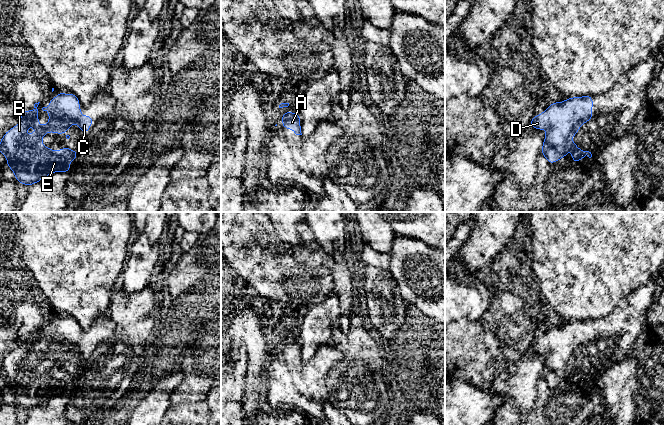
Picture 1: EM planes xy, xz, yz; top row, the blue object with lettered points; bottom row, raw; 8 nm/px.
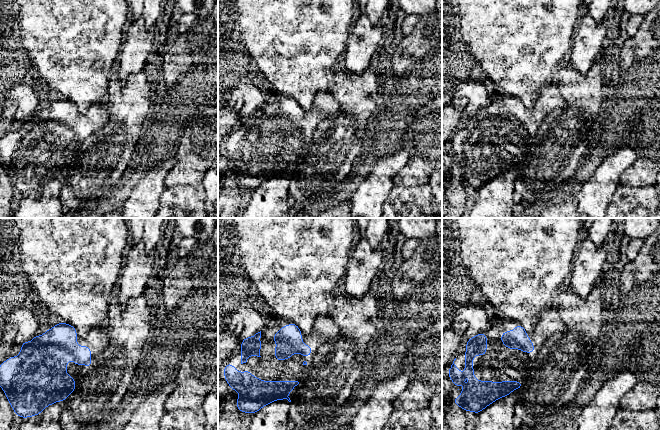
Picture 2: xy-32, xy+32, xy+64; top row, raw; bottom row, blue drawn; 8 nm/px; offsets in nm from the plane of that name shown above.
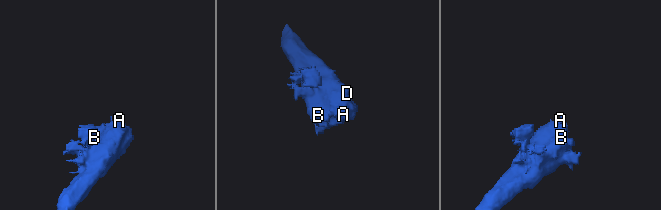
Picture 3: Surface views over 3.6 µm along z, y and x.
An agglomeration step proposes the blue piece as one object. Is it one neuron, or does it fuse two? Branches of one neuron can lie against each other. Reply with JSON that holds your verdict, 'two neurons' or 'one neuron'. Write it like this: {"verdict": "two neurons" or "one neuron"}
{"verdict": "one neuron"}

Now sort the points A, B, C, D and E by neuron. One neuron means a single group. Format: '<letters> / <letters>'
A B C D E

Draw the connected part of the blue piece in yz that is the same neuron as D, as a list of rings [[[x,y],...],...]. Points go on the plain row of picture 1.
[[[592,319],[572,321],[562,327],[552,327],[542,338],[533,341],[529,349],[535,354],[547,352],[541,378],[548,387],[553,388],[558,383],[563,383],[568,378],[568,371],[572,371],[572,385],[578,387],[585,379],[592,381],[591,376],[581,375],[576,370],[576,364],[569,361],[575,360],[582,347],[587,347],[592,340]]]

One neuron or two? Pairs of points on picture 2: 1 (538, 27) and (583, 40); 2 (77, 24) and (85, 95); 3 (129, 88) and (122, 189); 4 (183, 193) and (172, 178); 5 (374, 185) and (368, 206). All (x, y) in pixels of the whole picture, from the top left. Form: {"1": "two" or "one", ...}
{"1": "two", "2": "one", "3": "one", "4": "two", "5": "one"}

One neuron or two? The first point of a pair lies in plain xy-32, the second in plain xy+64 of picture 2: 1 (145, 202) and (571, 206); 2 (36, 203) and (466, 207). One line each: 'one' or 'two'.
1: two
2: two

